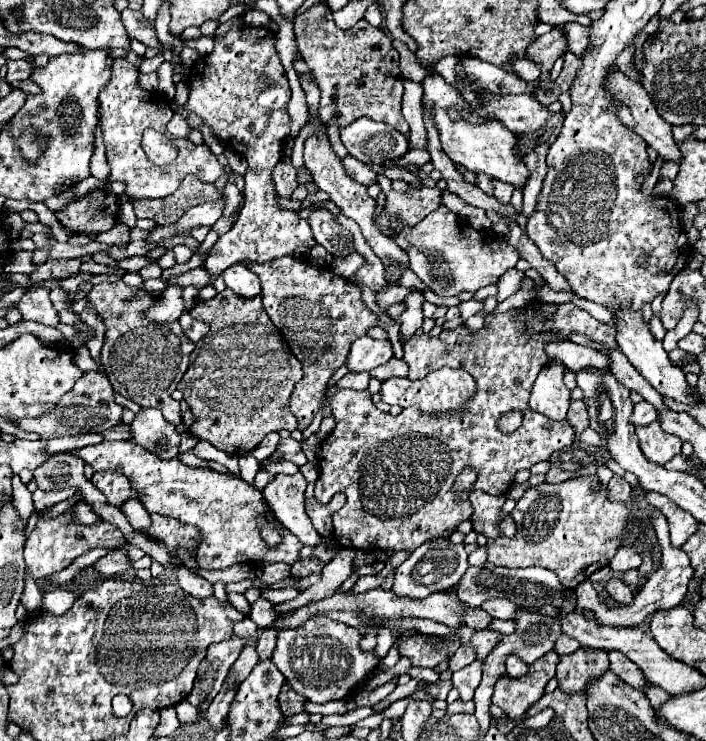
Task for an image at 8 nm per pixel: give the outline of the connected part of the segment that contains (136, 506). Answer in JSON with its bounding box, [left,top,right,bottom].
[121,498,151,530]

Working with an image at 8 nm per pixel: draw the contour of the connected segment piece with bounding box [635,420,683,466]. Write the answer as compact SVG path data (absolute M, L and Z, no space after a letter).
M657 420L649 426L641 426L635 430L641 450L647 456L647 460L655 462L655 464L665 464L669 462L673 456L677 456L681 452L681 440L673 434L667 434L661 430L661 426L657 424Z

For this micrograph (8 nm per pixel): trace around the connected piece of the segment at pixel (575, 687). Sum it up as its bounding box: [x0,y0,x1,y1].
[557,648,609,692]

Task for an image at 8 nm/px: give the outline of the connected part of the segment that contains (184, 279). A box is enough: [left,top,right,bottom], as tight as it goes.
[167,268,211,288]

